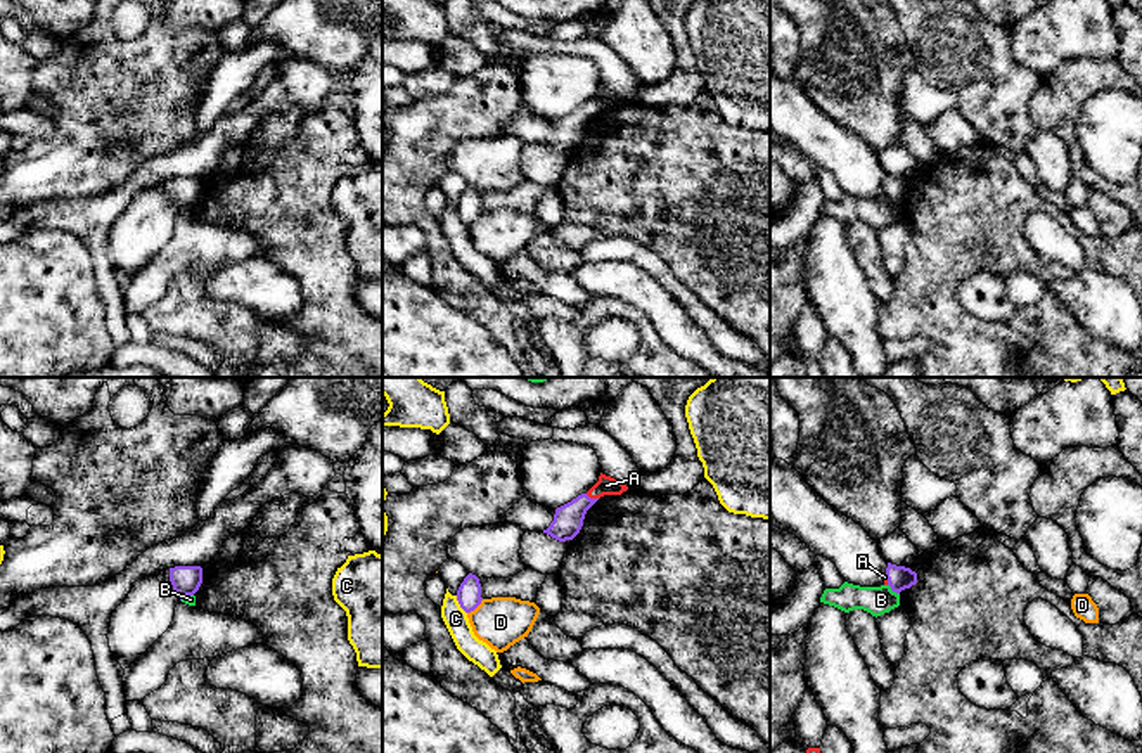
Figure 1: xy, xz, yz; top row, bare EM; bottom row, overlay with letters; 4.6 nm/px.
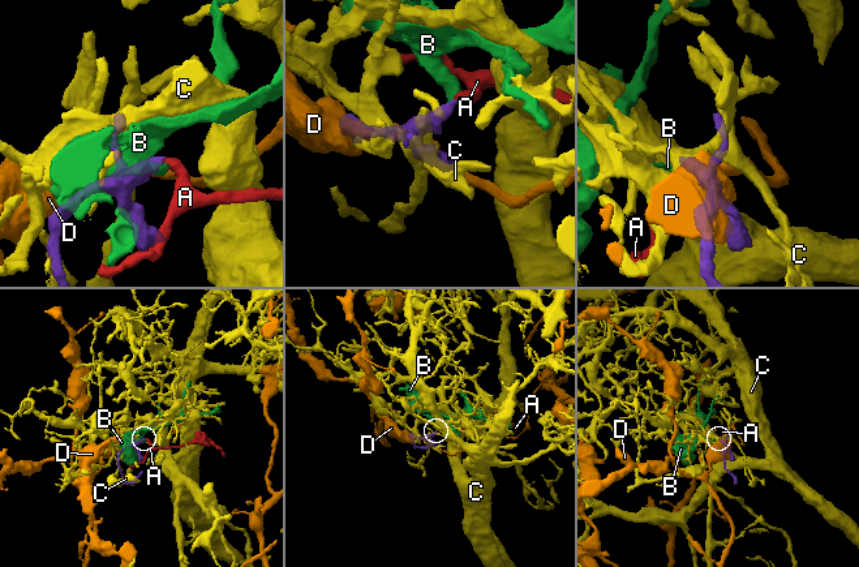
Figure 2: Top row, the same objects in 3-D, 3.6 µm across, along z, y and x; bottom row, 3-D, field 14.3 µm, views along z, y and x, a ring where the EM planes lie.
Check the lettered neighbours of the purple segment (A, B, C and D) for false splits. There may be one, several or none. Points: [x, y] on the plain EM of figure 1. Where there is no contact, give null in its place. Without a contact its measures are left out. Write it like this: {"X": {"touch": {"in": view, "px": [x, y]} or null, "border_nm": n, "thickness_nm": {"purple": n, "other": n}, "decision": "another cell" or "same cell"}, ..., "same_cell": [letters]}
{"A": {"touch": {"in": "xz", "px": [592, 111]}, "border_nm": 70, "thickness_nm": {"purple": 140, "other": 90}, "decision": "same cell"}, "B": {"touch": {"in": "yz", "px": [893, 203]}, "border_nm": 80, "thickness_nm": {"purple": 110, "other": 130}, "decision": "another cell"}, "C": {"touch": {"in": "xz", "px": [459, 215]}, "border_nm": 100, "thickness_nm": {"purple": 110, "other": 110}, "decision": "another cell"}, "D": {"touch": {"in": "xz", "px": [474, 220]}, "border_nm": 100, "thickness_nm": {"purple": 110, "other": 240}, "decision": "another cell"}, "same_cell": ["A"]}

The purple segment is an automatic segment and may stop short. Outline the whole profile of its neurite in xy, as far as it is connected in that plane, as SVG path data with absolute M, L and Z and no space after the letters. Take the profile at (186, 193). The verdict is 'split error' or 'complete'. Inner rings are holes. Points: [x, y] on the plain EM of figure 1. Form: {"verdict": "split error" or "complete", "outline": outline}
{"verdict": "complete", "outline": "M175 178L170 180L170 194L180 213L187 208L194 208L202 196L201 178Z"}

